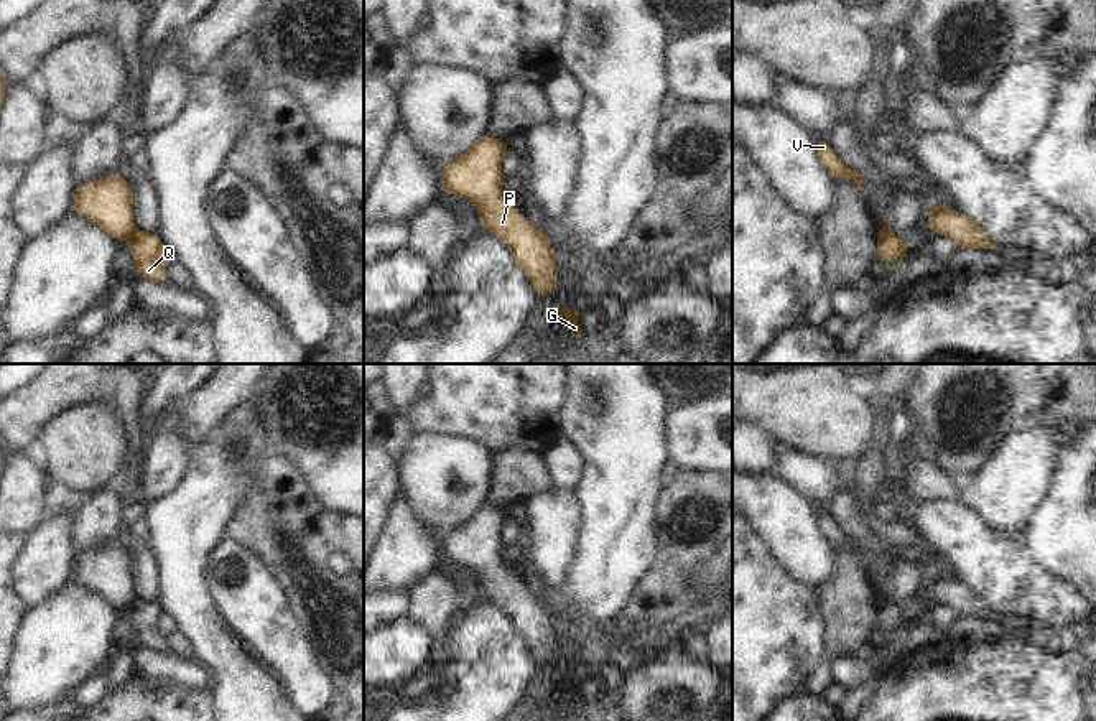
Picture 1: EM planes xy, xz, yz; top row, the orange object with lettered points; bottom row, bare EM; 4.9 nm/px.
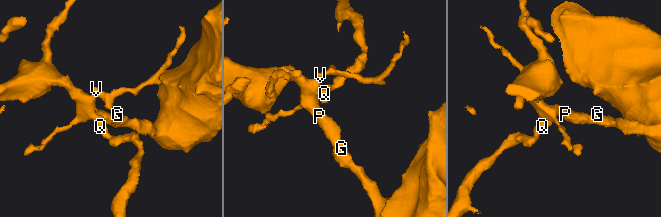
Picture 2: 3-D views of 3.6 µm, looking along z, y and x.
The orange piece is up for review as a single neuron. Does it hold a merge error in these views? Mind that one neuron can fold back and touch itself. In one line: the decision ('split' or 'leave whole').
split

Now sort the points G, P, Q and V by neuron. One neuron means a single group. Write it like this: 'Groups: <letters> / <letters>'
Groups: G P V / Q.

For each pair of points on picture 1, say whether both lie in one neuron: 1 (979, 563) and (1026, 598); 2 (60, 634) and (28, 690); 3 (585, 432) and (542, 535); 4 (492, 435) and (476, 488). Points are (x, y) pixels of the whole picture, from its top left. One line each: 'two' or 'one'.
1: one
2: one
3: two
4: two

